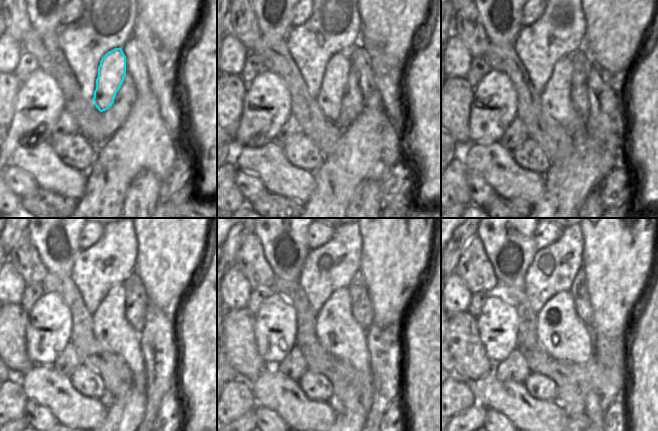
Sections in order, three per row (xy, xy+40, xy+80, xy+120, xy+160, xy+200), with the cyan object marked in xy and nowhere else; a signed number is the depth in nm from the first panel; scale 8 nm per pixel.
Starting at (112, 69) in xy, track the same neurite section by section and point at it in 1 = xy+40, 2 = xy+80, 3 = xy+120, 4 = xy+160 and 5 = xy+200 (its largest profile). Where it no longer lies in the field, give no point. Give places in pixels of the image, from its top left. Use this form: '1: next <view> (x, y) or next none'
1: next xy+40 (329, 98)
2: next xy+80 (555, 99)
3: next xy+120 (111, 328)
4: next xy+160 (336, 329)
5: next xy+200 (562, 334)

